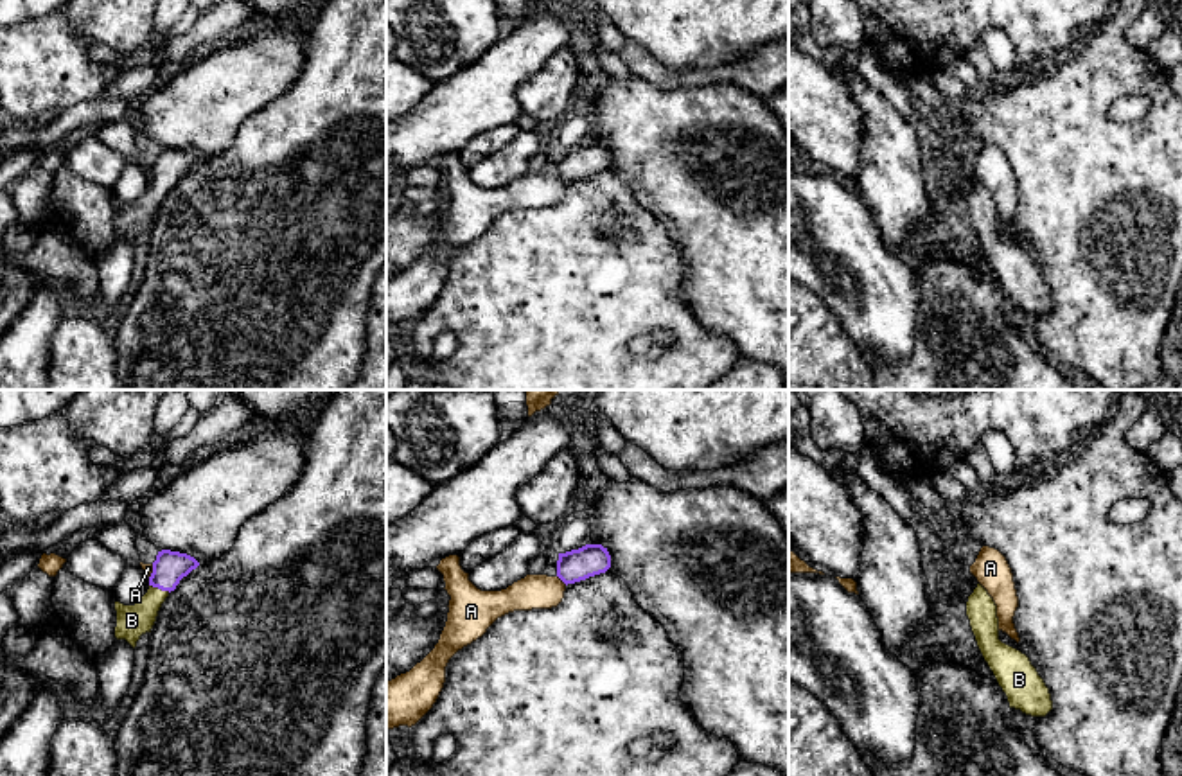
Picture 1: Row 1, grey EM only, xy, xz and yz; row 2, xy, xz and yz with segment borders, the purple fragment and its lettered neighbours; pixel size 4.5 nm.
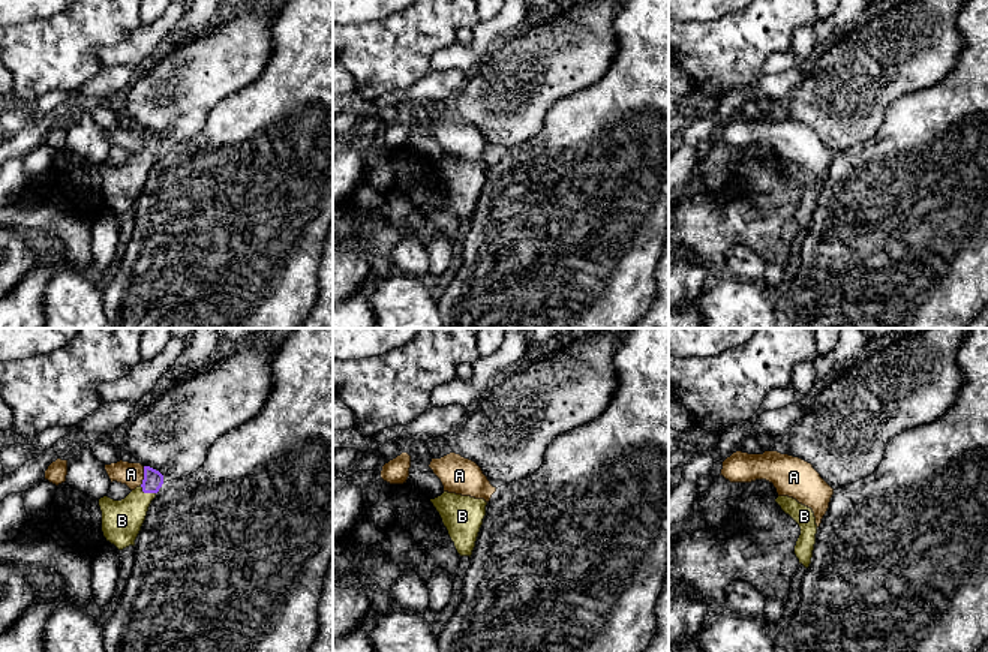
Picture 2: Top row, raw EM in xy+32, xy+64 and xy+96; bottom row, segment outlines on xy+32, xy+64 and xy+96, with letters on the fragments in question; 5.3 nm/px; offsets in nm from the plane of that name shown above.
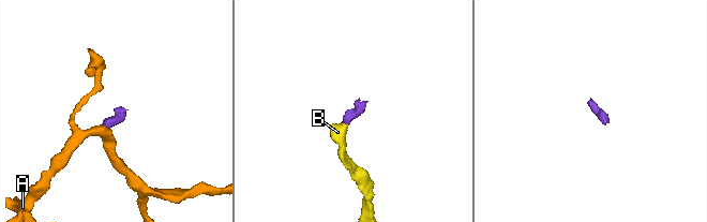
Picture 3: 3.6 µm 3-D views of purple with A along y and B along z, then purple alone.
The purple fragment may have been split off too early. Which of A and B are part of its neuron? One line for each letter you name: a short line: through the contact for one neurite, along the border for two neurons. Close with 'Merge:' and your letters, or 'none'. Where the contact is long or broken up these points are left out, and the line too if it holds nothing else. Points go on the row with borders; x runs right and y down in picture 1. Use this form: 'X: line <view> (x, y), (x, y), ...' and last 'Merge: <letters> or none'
B: line xy (169, 568), (160, 588), (132, 620)
Merge: B

